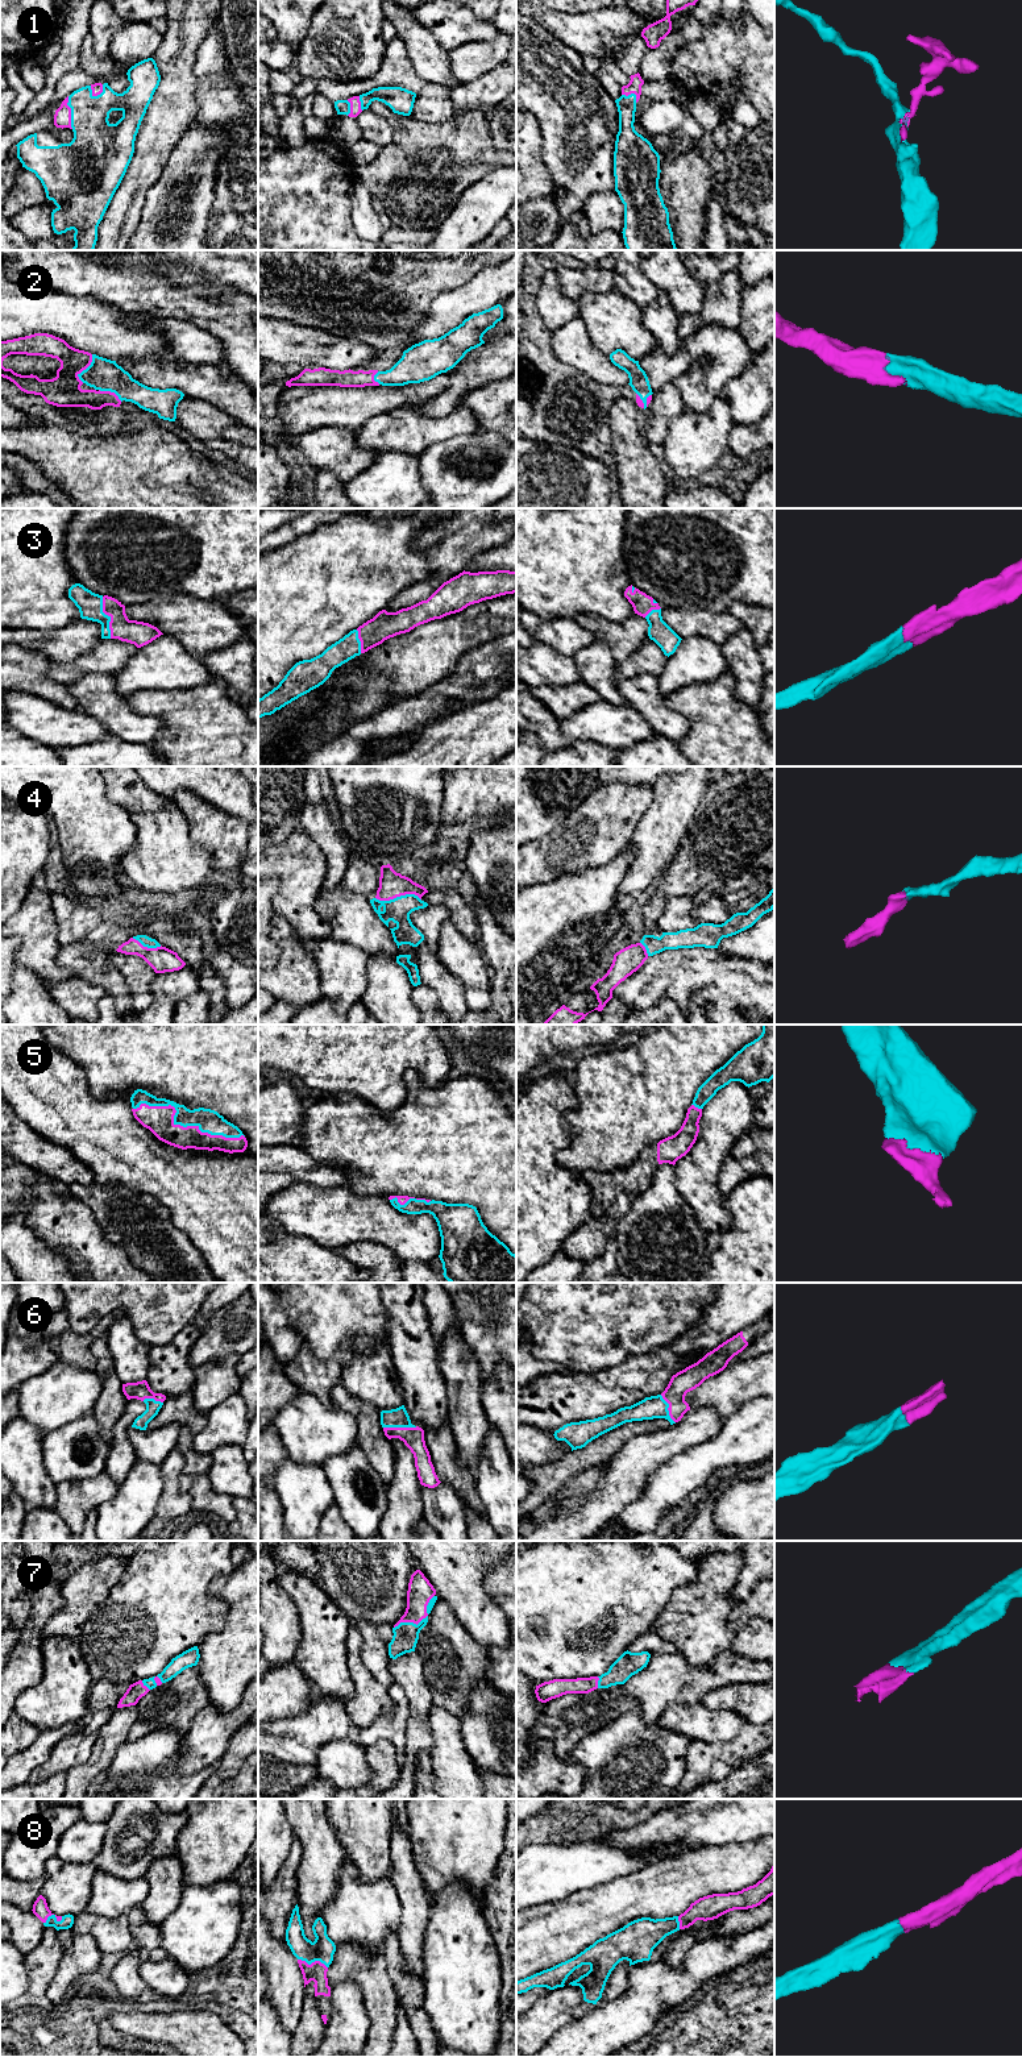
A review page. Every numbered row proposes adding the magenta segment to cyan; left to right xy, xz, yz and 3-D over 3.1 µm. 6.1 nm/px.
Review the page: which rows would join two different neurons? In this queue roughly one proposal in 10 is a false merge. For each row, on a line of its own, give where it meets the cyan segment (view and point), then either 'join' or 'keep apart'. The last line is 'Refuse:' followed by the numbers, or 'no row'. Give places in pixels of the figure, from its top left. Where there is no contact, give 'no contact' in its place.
1: contact xy (71, 112); join
2: contact xy (86, 369); join
3: contact xy (109, 618); join
4: contact xz (398, 897); join
5: contact xy (182, 1125); join
6: contact xz (399, 1426); join
7: contact xz (422, 1620); join
8: contact xz (312, 1961); join
Refuse: no row

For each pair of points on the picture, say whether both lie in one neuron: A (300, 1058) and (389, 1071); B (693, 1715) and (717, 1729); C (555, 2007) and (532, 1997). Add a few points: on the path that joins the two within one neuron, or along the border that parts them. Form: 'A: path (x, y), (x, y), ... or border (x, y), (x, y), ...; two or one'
A: path (323, 1058), (366, 1058); one
B: path (698, 1720), (702, 1724), (711, 1725); one
C: border (551, 1990), (530, 2007); two

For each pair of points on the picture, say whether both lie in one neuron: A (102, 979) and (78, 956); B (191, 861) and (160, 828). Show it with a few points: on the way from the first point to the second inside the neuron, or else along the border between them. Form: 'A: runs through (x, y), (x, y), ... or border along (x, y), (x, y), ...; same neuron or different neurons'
A: runs through (96, 973), (83, 960); same neuron
B: runs through (183, 854), (166, 836); same neuron

